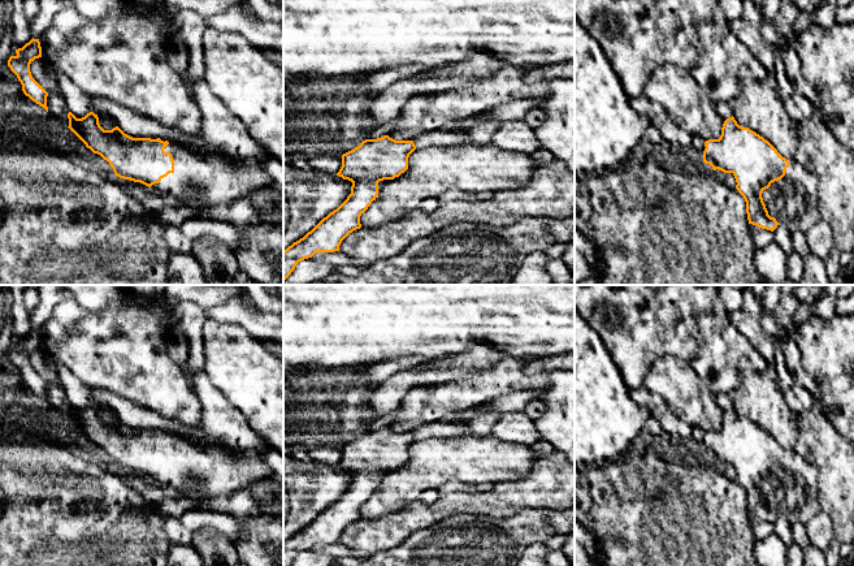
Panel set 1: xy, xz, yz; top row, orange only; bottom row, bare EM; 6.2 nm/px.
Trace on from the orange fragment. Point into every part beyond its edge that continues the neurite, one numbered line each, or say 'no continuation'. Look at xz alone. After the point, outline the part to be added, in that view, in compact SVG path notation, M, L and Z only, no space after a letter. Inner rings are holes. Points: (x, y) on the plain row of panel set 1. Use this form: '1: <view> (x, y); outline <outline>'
no continuation

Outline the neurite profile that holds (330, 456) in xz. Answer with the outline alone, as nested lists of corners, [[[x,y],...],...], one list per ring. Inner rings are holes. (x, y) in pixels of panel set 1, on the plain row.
[[[334,446],[316,448],[305,453],[304,457],[315,462],[337,466],[342,458],[342,449]]]

